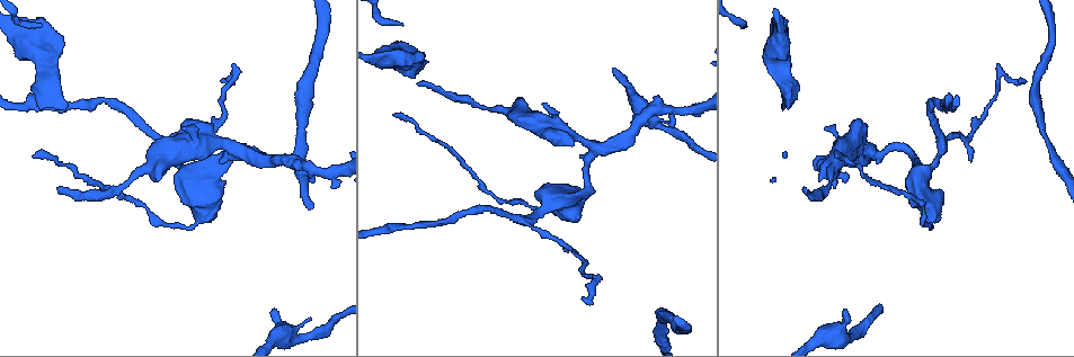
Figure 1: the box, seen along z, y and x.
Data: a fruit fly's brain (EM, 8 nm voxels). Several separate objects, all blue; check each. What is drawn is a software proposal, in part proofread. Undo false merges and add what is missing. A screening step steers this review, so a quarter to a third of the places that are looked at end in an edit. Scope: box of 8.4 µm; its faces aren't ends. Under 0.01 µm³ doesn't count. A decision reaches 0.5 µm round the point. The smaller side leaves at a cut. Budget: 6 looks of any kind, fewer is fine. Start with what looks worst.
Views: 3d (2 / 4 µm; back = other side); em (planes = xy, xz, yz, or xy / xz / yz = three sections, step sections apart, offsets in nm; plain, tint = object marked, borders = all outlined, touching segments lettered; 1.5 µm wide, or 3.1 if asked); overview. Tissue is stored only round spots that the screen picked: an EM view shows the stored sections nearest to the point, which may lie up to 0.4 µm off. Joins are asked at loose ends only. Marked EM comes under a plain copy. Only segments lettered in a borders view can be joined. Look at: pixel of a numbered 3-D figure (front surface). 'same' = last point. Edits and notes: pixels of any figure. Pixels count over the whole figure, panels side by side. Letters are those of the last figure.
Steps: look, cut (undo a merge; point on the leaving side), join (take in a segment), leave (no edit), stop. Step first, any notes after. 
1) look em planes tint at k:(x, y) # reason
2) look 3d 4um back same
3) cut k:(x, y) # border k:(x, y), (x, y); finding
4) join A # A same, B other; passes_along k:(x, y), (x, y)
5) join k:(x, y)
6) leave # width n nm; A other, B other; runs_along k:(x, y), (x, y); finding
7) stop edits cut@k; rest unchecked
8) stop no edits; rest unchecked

look 3d 4um at 1:(428, 62) # stops while still wide

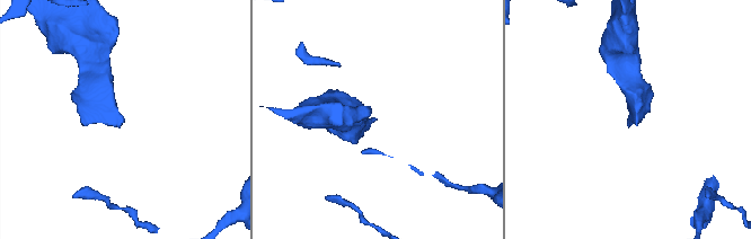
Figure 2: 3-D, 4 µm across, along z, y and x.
look em xy step 8 borders at 2:(628, 122)

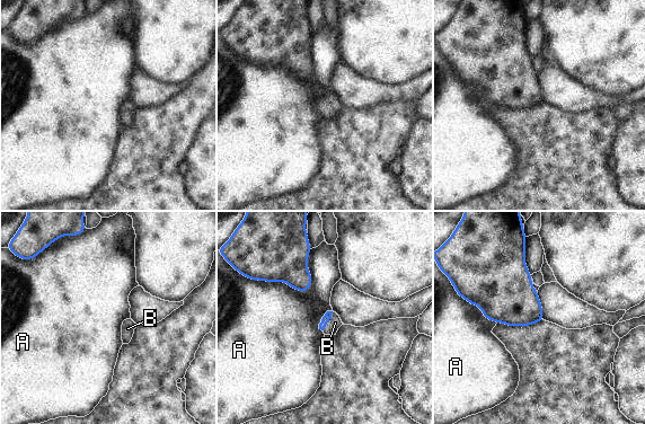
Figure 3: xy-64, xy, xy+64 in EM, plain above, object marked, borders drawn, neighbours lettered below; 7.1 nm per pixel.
join B # A other, B same; passes_along 3:(327, 316), (328, 320), (335, 323); it goes on there

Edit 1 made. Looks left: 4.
look overview

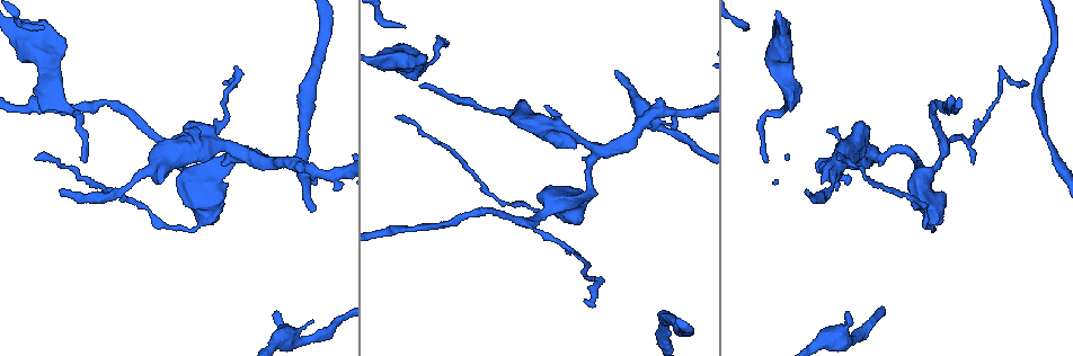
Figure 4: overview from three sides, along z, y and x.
look 3d 4um at 4:(275, 313) # an open end

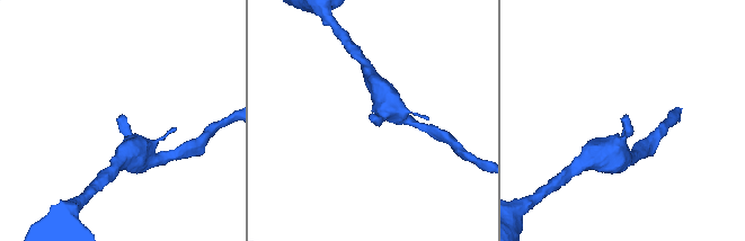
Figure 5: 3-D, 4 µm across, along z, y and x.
look em yz step 8 borders at 5:(375, 116)

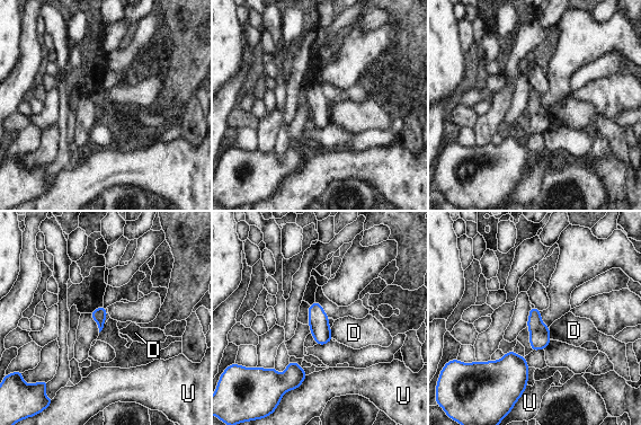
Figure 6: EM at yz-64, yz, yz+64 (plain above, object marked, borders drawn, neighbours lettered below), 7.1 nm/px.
leave # D other, U other; border 6:(549, 328), (551, 338); none of them fits

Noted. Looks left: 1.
look em planes borders at 4:(224, 80) # branch stops here

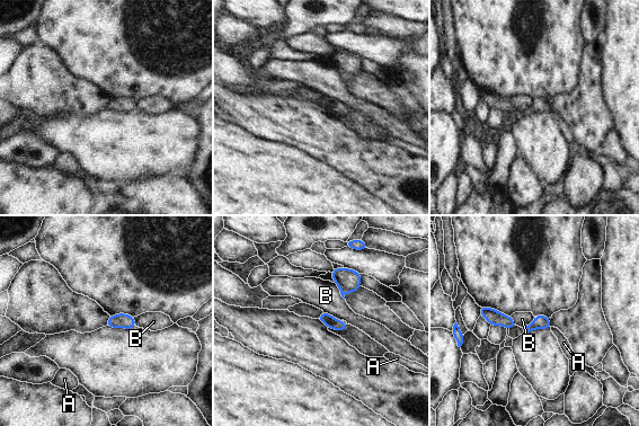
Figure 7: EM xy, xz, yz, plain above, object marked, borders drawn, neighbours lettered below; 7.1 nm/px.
leave # A other, B other; border 7:(324, 311), (327, 311), (340, 321); none of them fits

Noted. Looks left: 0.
stop edits join@3; rest unchecked

